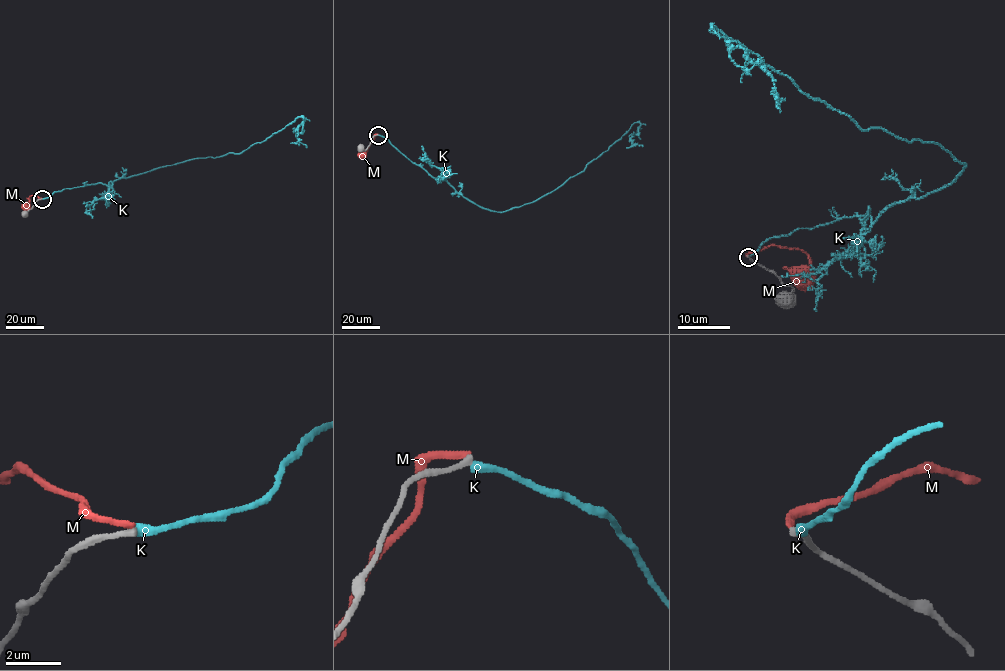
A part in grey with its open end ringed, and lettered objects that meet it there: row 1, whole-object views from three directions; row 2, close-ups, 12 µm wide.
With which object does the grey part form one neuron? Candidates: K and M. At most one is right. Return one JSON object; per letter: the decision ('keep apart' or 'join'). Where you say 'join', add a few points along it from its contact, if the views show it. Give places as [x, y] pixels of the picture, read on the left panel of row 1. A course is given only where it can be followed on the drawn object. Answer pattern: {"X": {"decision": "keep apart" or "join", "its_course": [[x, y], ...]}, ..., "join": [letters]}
{"K": {"decision": "join", "its_course": [[42, 199], [240, 153], [300, 117], [296, 135], [307, 147]]}, "M": {"decision": "keep apart"}, "join": ["K"]}

